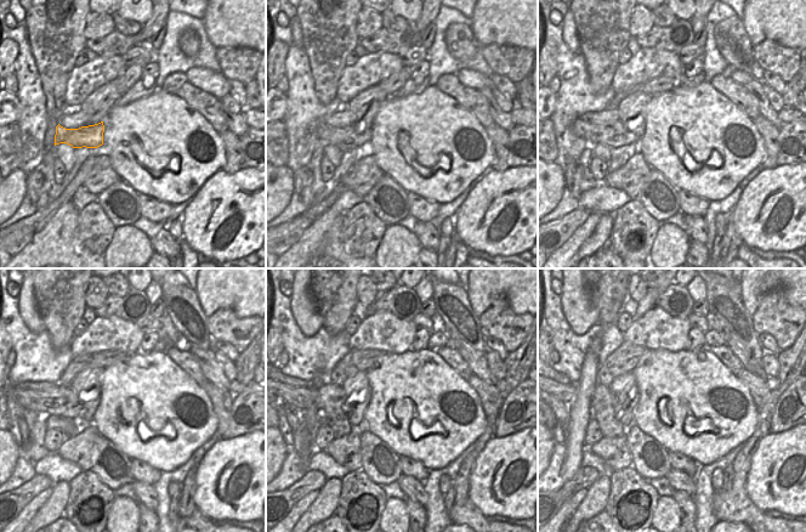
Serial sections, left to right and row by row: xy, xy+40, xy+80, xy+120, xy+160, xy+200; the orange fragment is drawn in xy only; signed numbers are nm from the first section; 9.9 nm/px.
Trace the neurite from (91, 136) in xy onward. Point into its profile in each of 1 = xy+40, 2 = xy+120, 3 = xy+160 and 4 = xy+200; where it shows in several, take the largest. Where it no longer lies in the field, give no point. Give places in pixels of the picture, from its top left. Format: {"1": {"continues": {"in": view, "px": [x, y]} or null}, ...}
{"1": {"continues": {"in": "xy+40", "px": [346, 137]}}, "2": {"continues": {"in": "xy+120", "px": [63, 400]}}, "3": {"continues": {"in": "xy+160", "px": [327, 396]}}, "4": {"continues": {"in": "xy+200", "px": [567, 392]}}}

